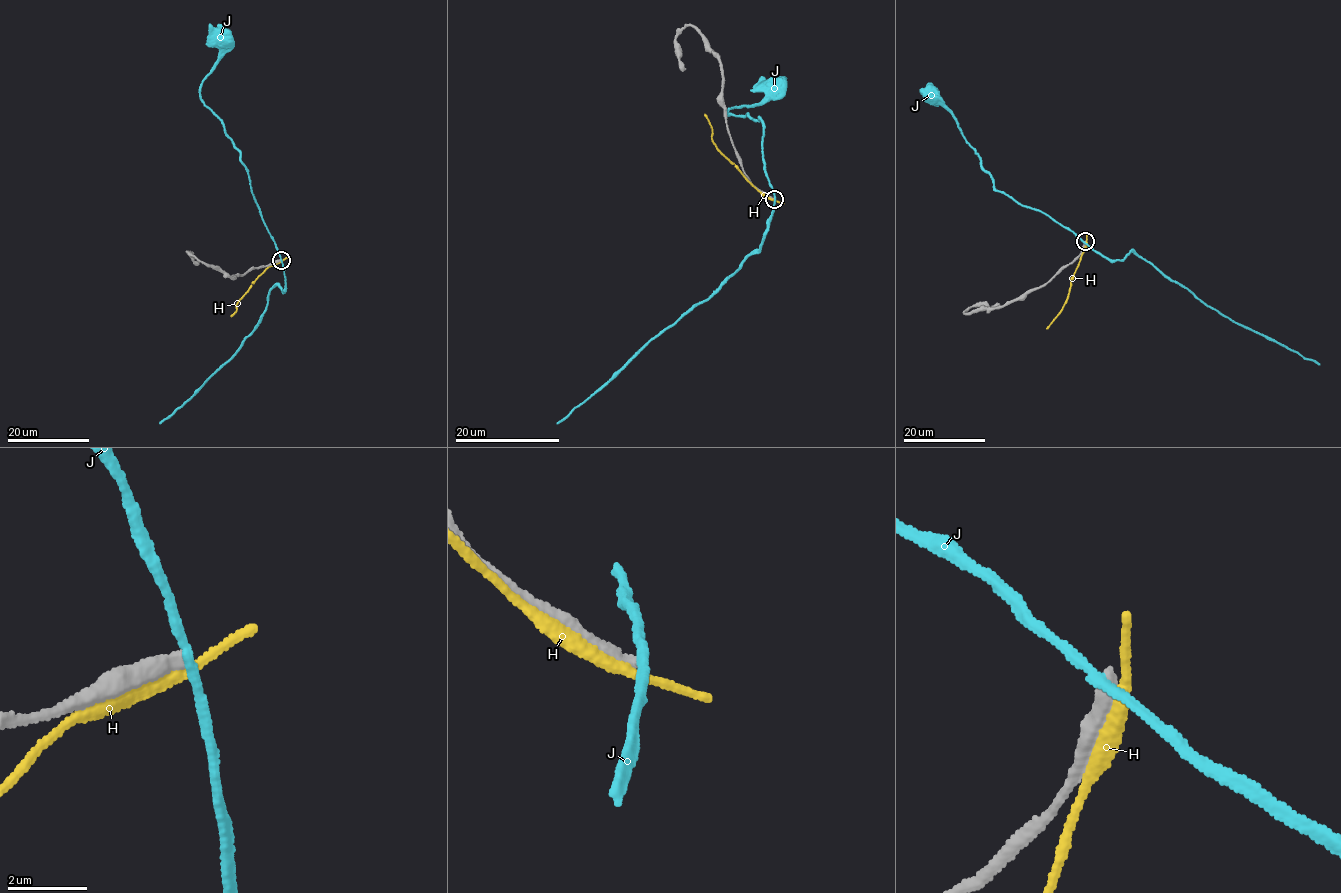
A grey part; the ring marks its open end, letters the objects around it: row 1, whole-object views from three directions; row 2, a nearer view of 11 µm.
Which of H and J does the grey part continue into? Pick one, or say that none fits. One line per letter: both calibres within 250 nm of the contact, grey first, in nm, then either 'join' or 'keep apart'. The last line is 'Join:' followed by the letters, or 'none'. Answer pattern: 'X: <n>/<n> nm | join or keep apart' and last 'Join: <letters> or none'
H: 460/400 nm | keep apart
J: 360/240 nm | keep apart
Join: none

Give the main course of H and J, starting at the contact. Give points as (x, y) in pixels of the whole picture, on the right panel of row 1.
H: (1084, 247), (1064, 305), (1046, 329)
J: (1084, 241), (994, 187), (994, 178), (982, 165), (979, 154), (967, 141), (957, 120), (932, 97)

